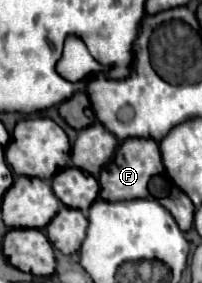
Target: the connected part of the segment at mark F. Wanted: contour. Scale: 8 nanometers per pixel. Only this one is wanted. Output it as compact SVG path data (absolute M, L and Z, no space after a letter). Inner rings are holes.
M123 140L119 146L119 152L115 152L111 164L103 168L99 176L99 198L107 202L117 202L117 200L135 200L135 198L149 198L149 180L157 174L165 174L159 146L155 140Z

